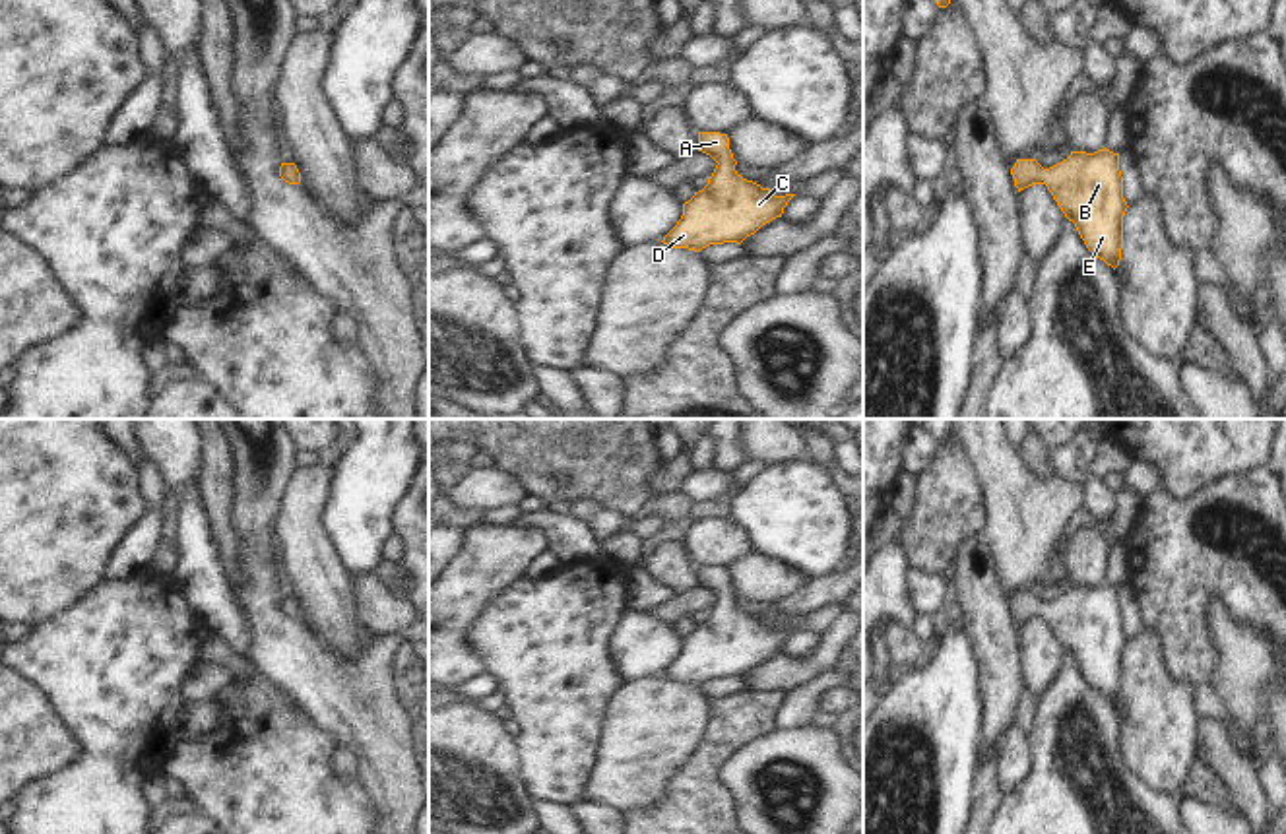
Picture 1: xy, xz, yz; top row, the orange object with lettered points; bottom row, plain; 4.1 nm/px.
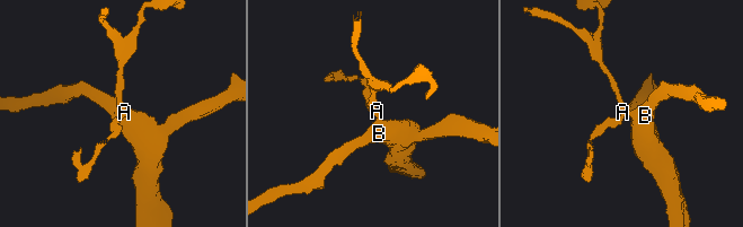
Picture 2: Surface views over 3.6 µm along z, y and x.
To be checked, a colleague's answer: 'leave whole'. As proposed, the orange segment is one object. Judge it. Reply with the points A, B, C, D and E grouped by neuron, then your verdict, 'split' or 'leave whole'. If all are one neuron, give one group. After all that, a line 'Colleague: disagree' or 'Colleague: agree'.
A B C D E | leave whole
Colleague: agree

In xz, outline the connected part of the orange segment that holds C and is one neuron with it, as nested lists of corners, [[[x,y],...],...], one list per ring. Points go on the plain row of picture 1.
[[[698,566],[698,586],[718,599],[708,619],[683,638],[683,650],[663,679],[700,687],[710,679],[737,677],[782,652],[795,628],[774,630],[770,623],[743,613],[729,584],[727,568]]]

